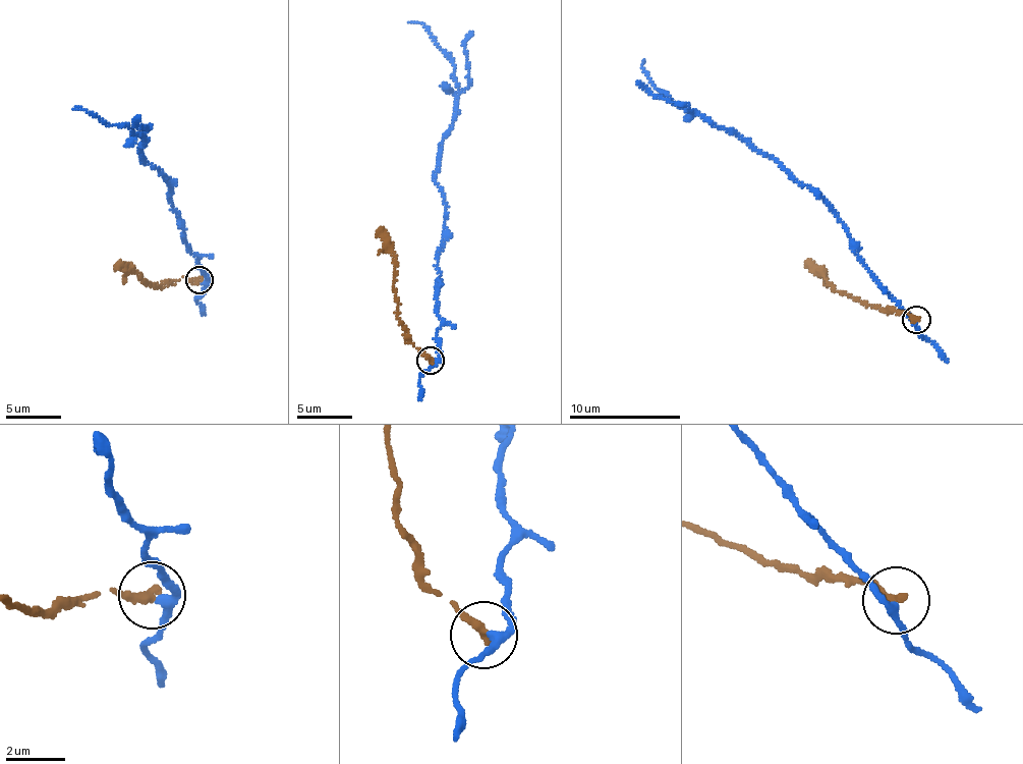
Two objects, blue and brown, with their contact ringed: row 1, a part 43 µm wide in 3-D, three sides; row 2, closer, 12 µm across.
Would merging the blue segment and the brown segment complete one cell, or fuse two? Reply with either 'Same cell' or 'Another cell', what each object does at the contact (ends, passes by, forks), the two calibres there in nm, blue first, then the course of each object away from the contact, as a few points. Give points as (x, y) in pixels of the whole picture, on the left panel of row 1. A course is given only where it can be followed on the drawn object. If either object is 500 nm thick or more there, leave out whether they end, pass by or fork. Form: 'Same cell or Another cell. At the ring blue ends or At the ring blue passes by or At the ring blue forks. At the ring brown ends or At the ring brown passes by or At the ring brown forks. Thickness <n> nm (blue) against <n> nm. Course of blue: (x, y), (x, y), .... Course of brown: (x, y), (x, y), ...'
Another cell. At the ring blue passes by. At the ring brown ends. Thickness 240 nm (blue) against 320 nm. Course of blue: (202, 280), (207, 278), (168, 184), (138, 152), (146, 143), (140, 135), (87, 109), (72, 109). Course of brown: (199, 280), (183, 276), (161, 284), (143, 282), (116, 264)

